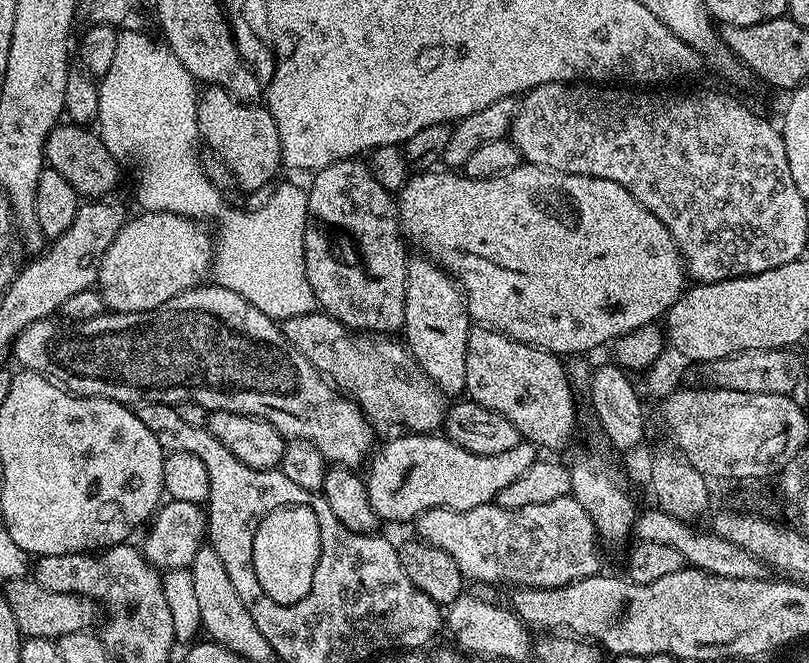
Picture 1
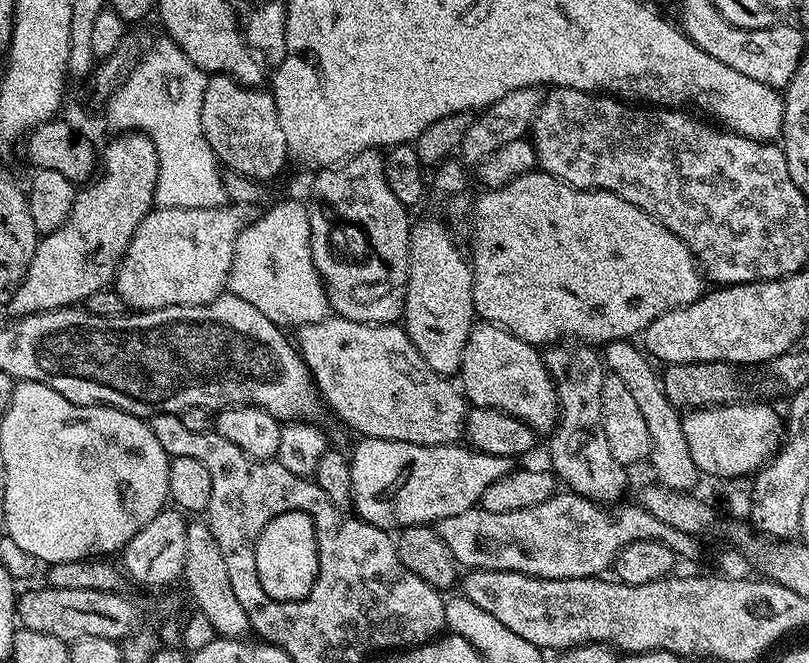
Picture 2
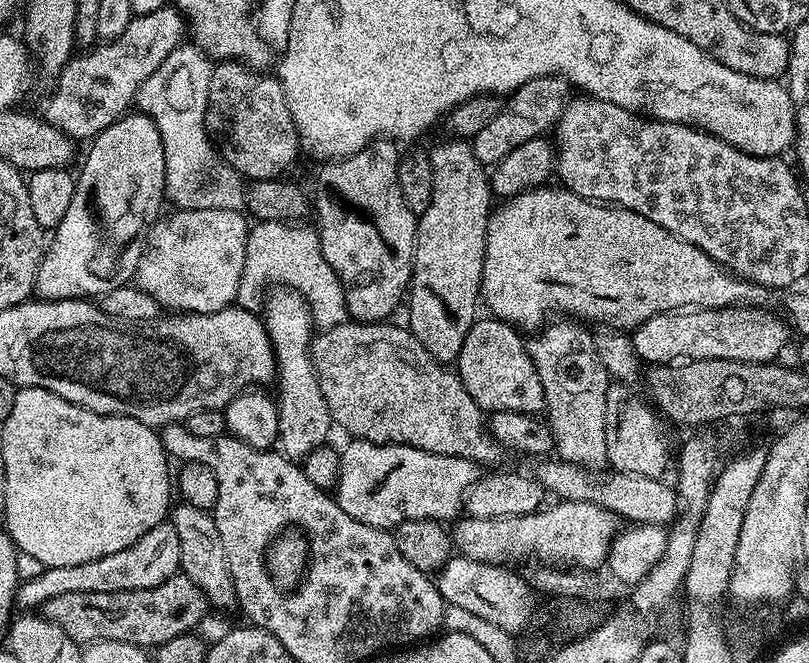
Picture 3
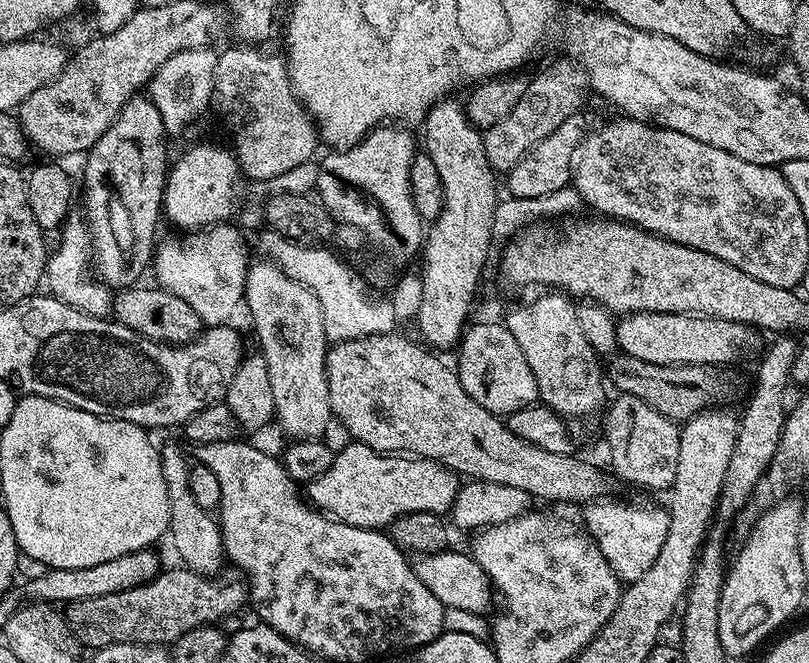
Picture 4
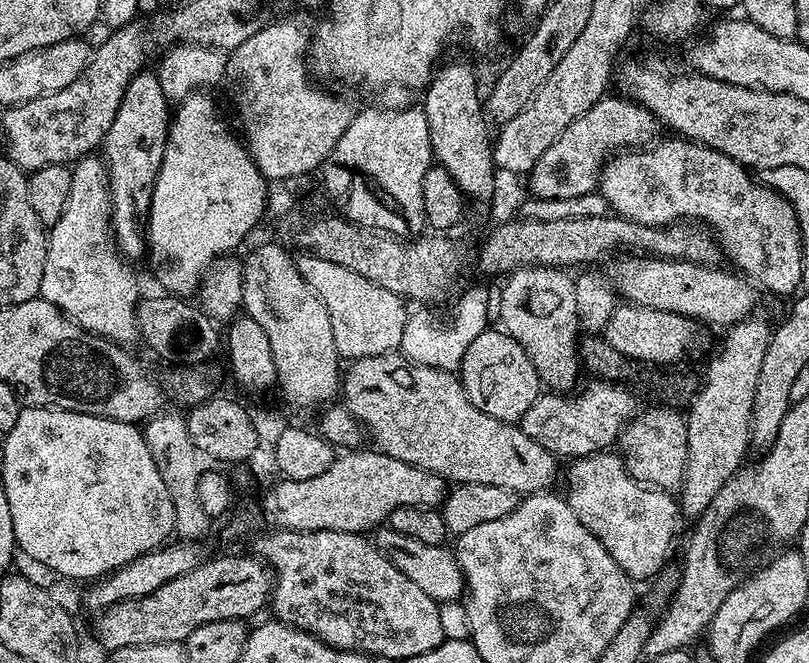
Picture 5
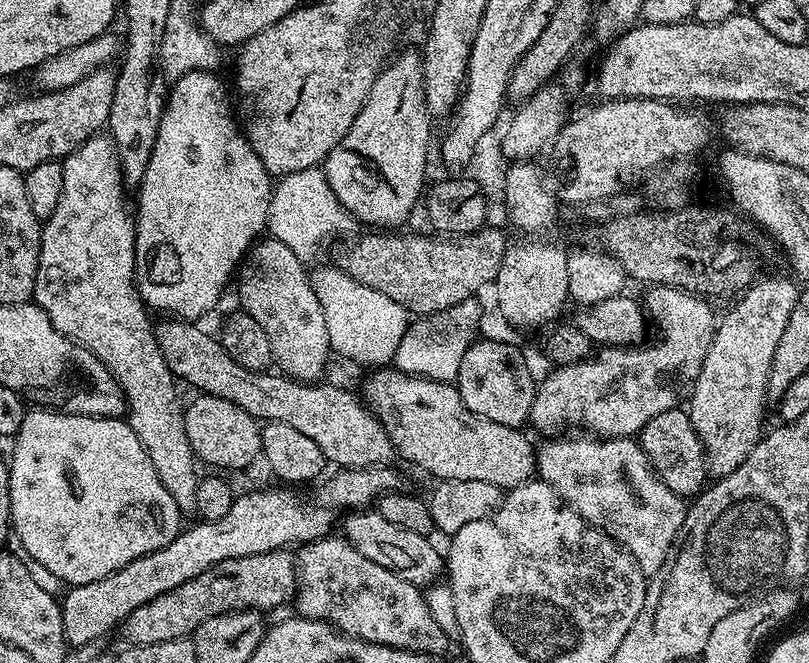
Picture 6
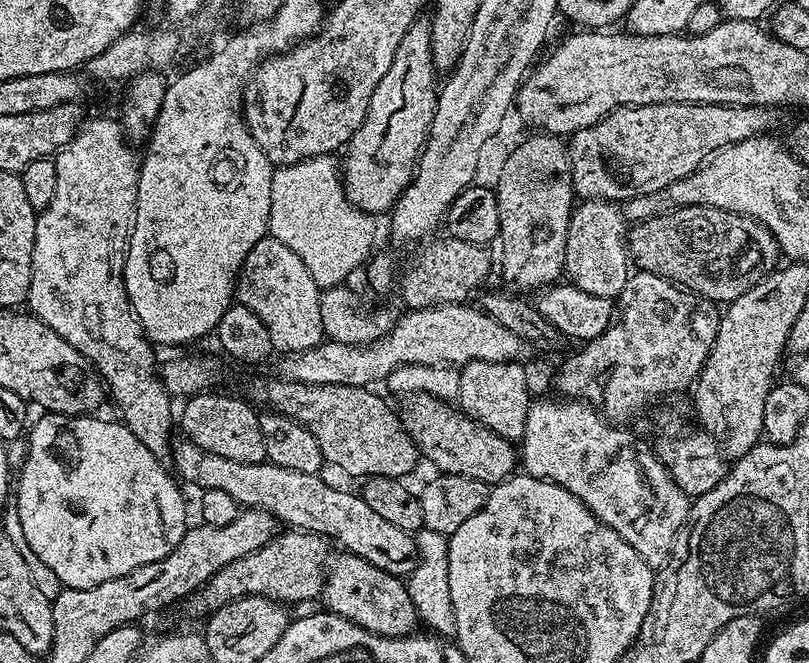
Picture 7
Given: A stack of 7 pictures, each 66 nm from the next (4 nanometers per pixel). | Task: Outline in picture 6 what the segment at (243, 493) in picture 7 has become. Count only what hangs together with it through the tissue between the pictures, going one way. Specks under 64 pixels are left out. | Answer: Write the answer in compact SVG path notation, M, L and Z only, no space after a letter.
M352 510L343 520L343 539L350 541L358 554L370 558L370 562L378 562L378 566L394 570L398 578L406 578L406 582L417 586L431 586L445 575L445 557L441 549L439 552L431 544L433 541L429 537L414 534L414 530L405 530L402 526L394 526L394 522L386 522L386 518L382 518L382 514L375 510Z

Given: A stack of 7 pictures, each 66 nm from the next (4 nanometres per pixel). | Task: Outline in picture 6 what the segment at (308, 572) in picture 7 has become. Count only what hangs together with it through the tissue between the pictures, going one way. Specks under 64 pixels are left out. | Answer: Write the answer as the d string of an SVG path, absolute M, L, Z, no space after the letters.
M288 550L250 554L246 558L230 558L210 566L198 578L182 582L166 594L158 594L146 606L138 606L124 619L122 631L132 646L142 644L161 644L171 640L182 640L191 637L206 618L214 618L227 612L241 612L247 608L265 610L280 608L296 595L296 561Z

